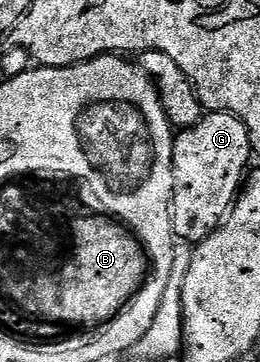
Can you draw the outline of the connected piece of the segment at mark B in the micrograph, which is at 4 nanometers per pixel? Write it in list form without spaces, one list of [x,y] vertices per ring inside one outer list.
[[[100,215],[101,217],[81,217],[73,225],[73,245],[77,250],[73,253],[73,262],[65,269],[65,278],[61,281],[62,293],[59,294],[60,304],[63,306],[63,317],[69,321],[74,321],[75,324],[81,325],[77,327],[96,327],[98,325],[105,324],[106,321],[109,321],[115,316],[121,308],[123,308],[126,303],[135,296],[135,294],[141,290],[142,285],[145,284],[150,272],[151,272],[151,262],[149,259],[148,253],[145,251],[145,246],[142,245],[140,239],[137,238],[137,234],[129,228],[128,225],[122,223],[120,220],[114,219],[109,215]]]

